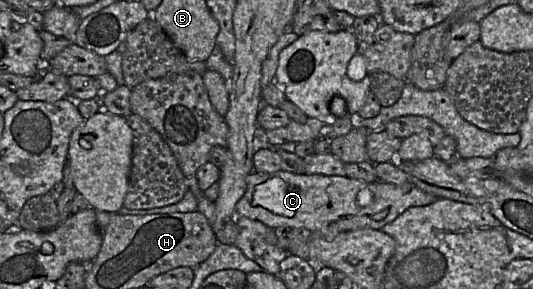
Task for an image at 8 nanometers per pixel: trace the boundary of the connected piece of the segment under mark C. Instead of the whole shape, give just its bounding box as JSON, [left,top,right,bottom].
[236,170,437,240]

